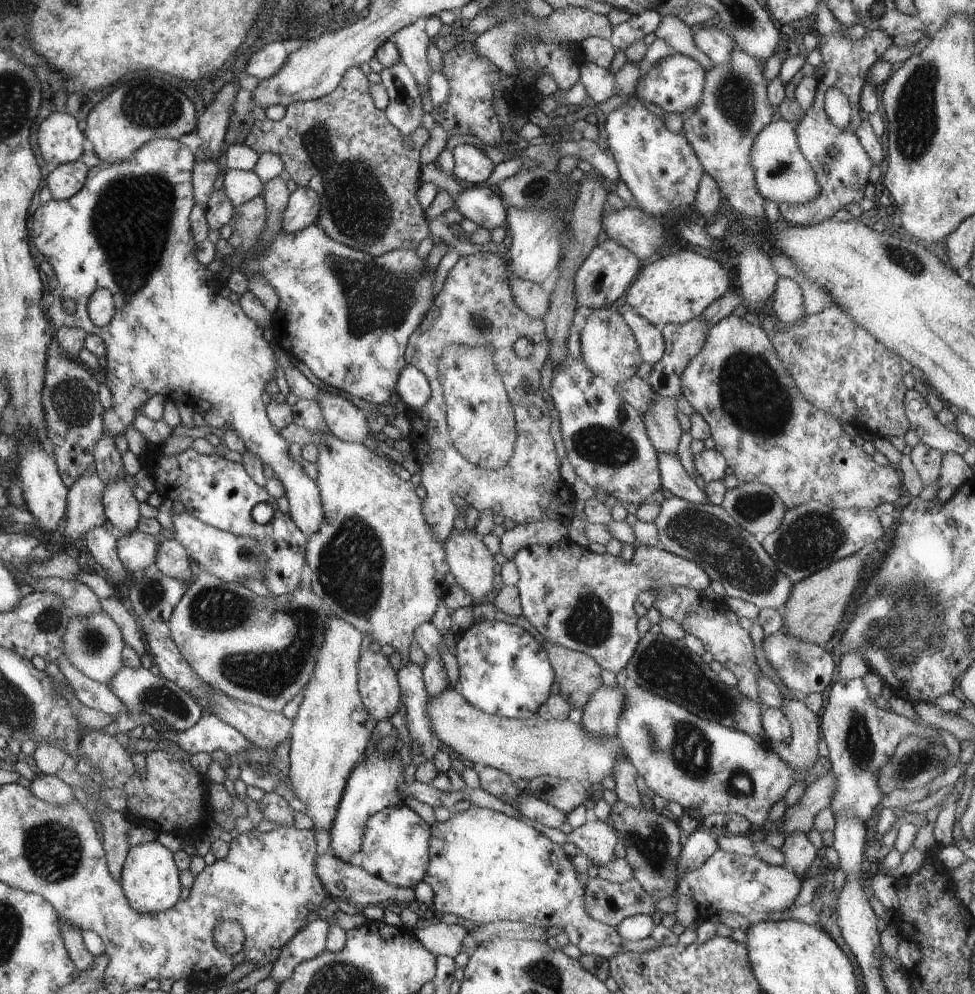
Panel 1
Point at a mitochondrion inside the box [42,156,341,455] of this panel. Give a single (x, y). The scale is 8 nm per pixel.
(131, 221)

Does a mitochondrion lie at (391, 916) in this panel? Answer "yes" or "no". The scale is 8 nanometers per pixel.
no

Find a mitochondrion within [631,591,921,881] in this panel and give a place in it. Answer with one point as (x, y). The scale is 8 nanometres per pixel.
(689, 748)

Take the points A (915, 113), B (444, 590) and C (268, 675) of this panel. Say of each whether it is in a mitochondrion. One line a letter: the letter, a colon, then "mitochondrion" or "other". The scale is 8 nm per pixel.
A: mitochondrion
B: other
C: mitochondrion

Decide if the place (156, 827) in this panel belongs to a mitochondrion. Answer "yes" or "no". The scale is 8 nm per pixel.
no

